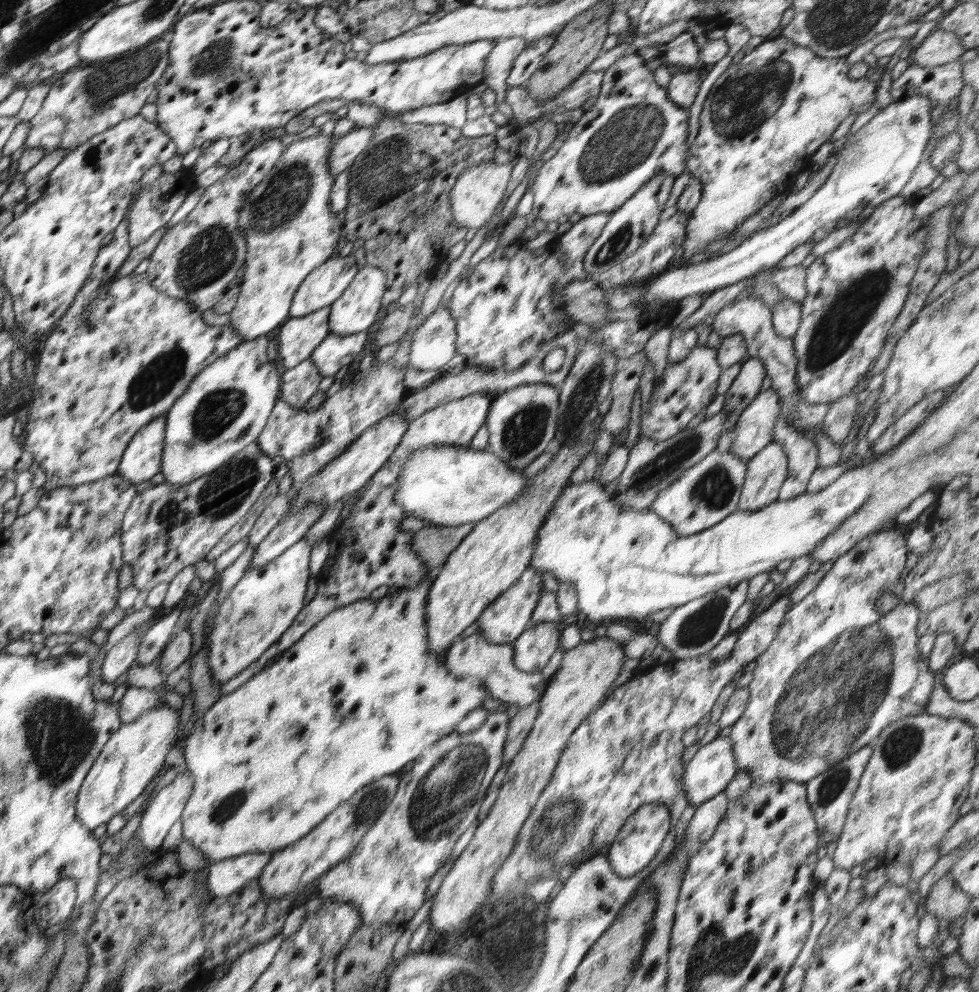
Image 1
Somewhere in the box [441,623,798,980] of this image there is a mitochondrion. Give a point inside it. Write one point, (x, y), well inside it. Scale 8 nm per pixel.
(549, 838)

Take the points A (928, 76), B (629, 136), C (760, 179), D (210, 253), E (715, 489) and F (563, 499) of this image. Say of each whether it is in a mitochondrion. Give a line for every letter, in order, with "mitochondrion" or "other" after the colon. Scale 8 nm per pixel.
A: other
B: mitochondrion
C: other
D: mitochondrion
E: mitochondrion
F: other

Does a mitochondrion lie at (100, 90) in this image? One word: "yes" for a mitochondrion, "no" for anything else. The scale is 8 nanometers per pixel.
yes

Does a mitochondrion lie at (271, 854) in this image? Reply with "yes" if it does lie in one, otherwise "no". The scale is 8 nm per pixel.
no

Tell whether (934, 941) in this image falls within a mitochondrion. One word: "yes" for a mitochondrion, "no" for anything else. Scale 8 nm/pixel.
no

